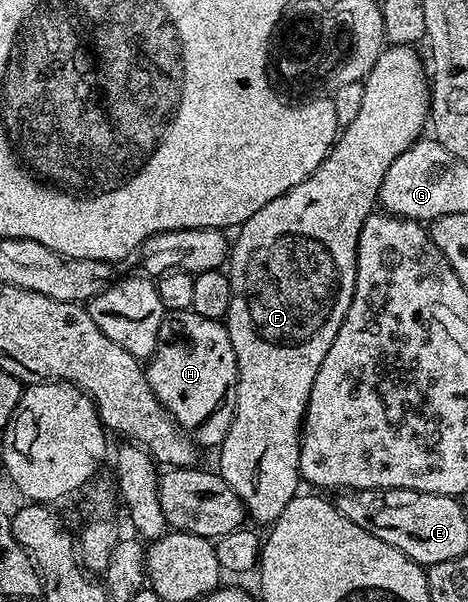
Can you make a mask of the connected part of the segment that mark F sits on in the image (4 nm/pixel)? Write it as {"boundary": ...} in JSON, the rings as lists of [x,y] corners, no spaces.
{"boundary":[[[393,44],[385,47],[381,56],[377,58],[373,69],[362,81],[364,94],[362,96],[362,110],[358,112],[358,118],[354,122],[343,125],[342,131],[337,135],[335,144],[328,151],[328,157],[321,162],[318,170],[314,170],[312,176],[307,176],[298,186],[294,186],[286,194],[274,198],[274,202],[266,202],[258,214],[254,214],[246,223],[239,225],[238,231],[234,236],[234,243],[230,248],[230,259],[226,264],[228,281],[232,297],[226,317],[226,327],[230,334],[230,342],[234,346],[236,355],[236,410],[232,414],[230,430],[226,430],[226,438],[218,446],[220,452],[220,468],[218,475],[224,479],[226,486],[238,494],[238,498],[244,503],[244,511],[249,517],[252,516],[263,526],[270,526],[286,510],[288,503],[301,491],[302,477],[300,474],[300,438],[304,427],[304,415],[308,409],[308,399],[310,390],[314,386],[314,378],[318,378],[318,370],[322,366],[322,358],[326,358],[326,350],[338,338],[338,330],[346,318],[346,310],[350,310],[350,302],[354,298],[356,289],[356,251],[358,250],[358,238],[362,234],[362,226],[368,216],[373,215],[380,198],[380,183],[390,170],[394,158],[402,154],[411,144],[415,144],[421,139],[423,130],[429,123],[428,118],[428,85],[430,83],[429,73],[426,71],[426,64],[420,61],[420,56],[416,53],[415,47],[406,44]]]}

